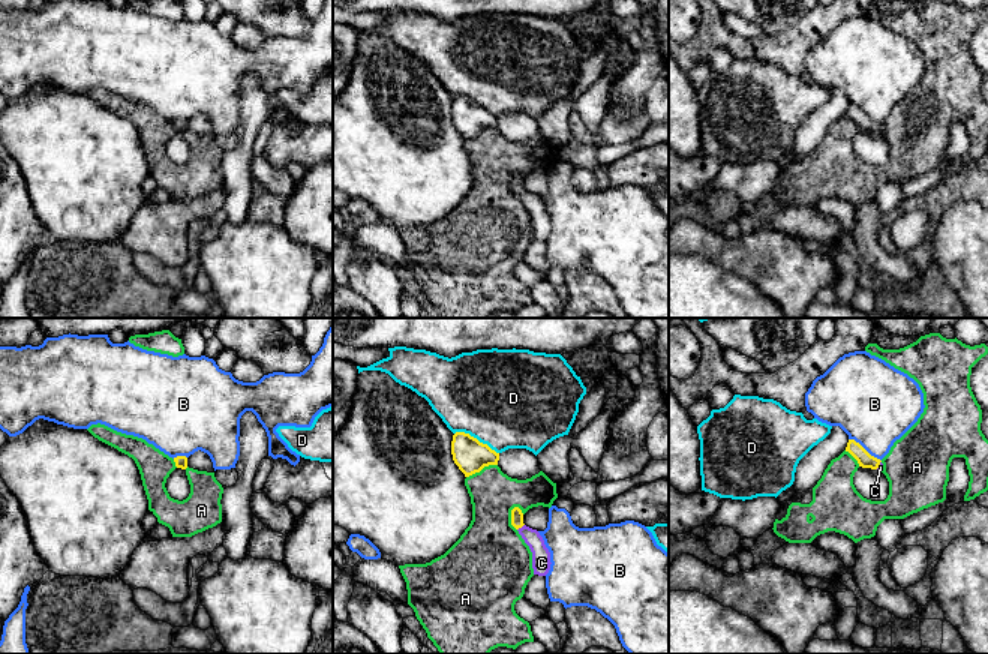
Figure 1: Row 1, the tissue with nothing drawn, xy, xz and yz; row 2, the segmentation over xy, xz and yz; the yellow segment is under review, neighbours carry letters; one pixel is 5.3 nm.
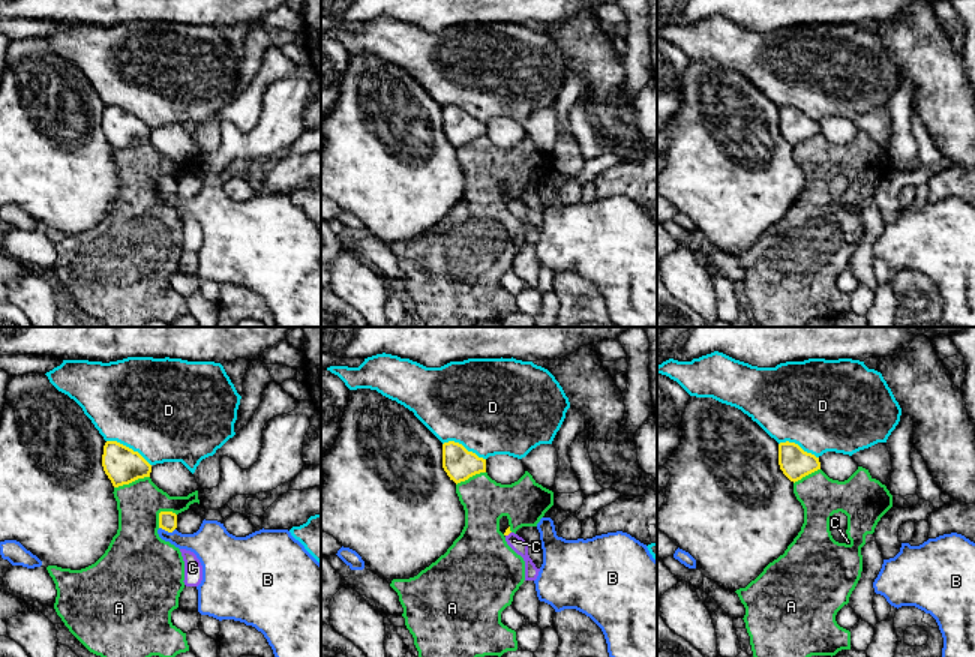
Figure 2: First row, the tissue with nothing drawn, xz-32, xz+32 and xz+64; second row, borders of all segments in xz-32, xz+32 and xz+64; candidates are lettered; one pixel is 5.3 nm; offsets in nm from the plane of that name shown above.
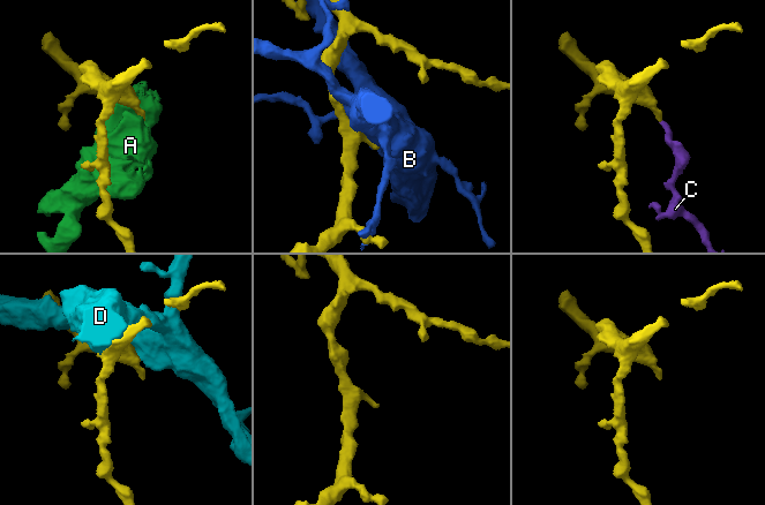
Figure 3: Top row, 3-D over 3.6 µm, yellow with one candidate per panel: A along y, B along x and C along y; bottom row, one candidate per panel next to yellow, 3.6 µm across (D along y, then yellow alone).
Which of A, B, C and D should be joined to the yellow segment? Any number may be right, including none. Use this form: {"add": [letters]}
{"add": ["C"]}

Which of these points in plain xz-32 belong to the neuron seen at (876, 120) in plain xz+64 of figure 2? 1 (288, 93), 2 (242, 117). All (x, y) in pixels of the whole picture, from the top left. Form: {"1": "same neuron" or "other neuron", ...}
{"1": "other neuron", "2": "same neuron"}

